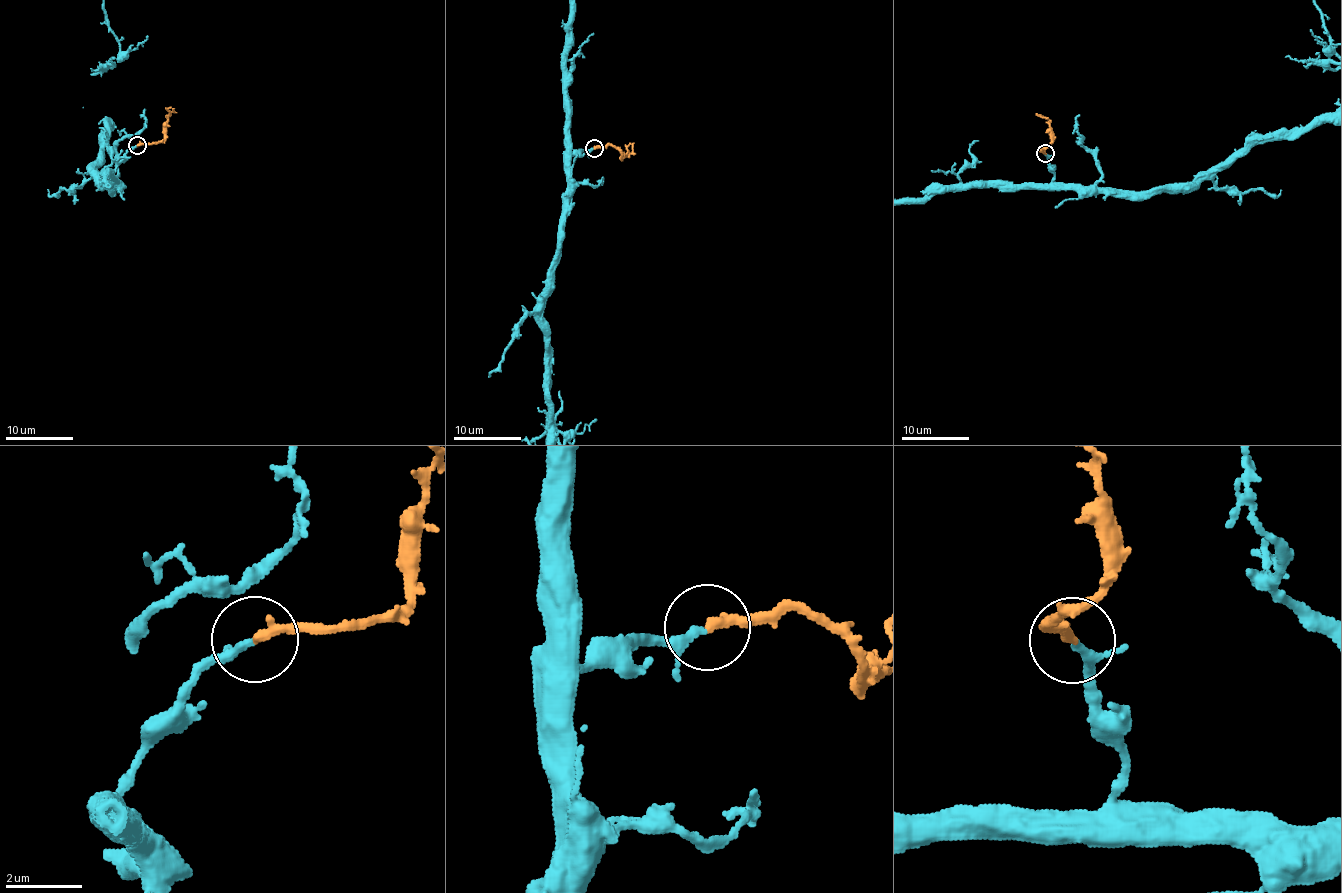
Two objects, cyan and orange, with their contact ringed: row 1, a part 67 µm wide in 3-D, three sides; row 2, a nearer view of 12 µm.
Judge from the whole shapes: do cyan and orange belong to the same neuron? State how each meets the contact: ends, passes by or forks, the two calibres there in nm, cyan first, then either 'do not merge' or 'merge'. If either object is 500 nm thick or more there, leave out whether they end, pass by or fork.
cyan passes by; orange ends there; 180 nm thick on the cyan side, 280 nm on the other; merge

